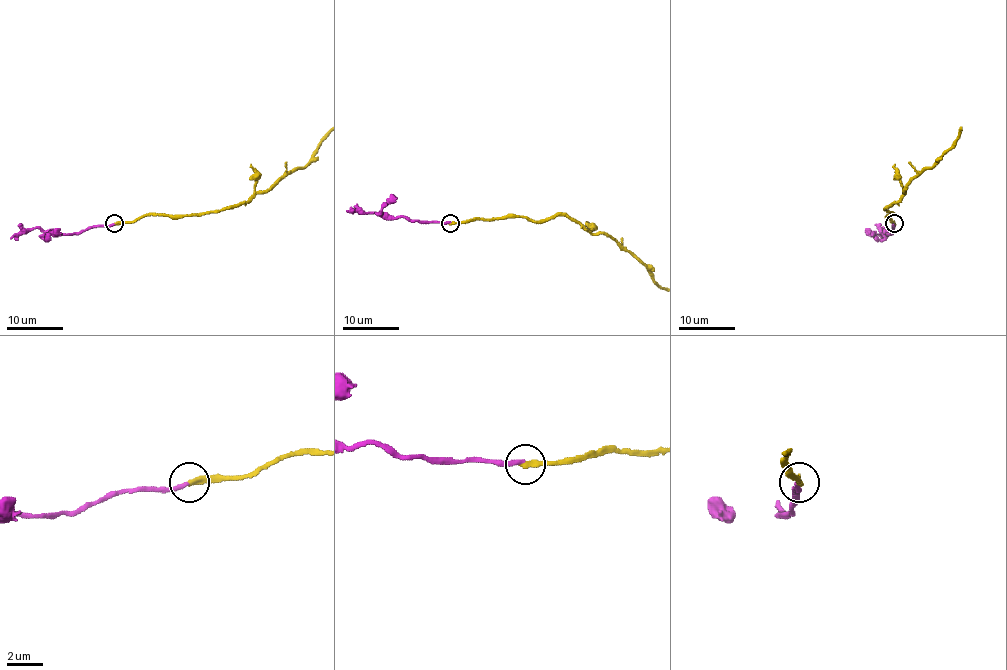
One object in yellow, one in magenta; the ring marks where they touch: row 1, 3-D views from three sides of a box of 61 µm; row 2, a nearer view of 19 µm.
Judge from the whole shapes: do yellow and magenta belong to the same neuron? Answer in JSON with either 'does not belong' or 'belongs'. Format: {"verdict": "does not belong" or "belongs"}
{"verdict": "does not belong"}

